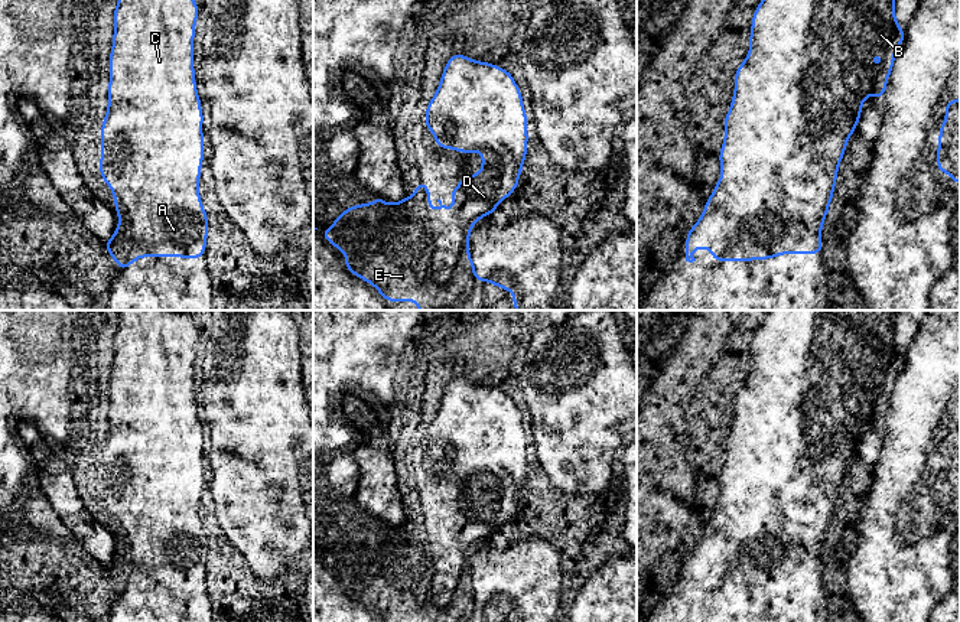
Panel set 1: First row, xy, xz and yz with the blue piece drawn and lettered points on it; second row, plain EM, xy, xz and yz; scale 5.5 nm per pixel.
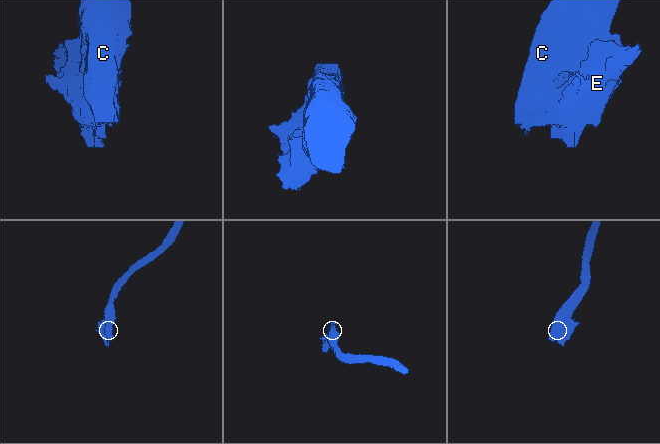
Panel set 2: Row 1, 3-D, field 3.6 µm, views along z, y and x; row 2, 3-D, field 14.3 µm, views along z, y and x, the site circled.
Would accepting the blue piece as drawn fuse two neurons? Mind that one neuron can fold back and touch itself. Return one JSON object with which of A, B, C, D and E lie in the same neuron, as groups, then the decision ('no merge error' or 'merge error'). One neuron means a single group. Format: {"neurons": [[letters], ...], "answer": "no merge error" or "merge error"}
{"neurons": [["A", "B", "C", "D", "E"]], "answer": "no merge error"}

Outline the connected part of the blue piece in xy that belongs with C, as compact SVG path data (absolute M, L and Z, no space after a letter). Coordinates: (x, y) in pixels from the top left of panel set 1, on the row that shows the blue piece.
M118 0L114 9L100 173L111 188L120 224L102 245L120 271L140 257L193 260L205 253L208 216L198 192L204 114L193 71L198 12L195 0Z

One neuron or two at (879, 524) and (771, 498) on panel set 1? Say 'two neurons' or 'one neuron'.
two neurons

